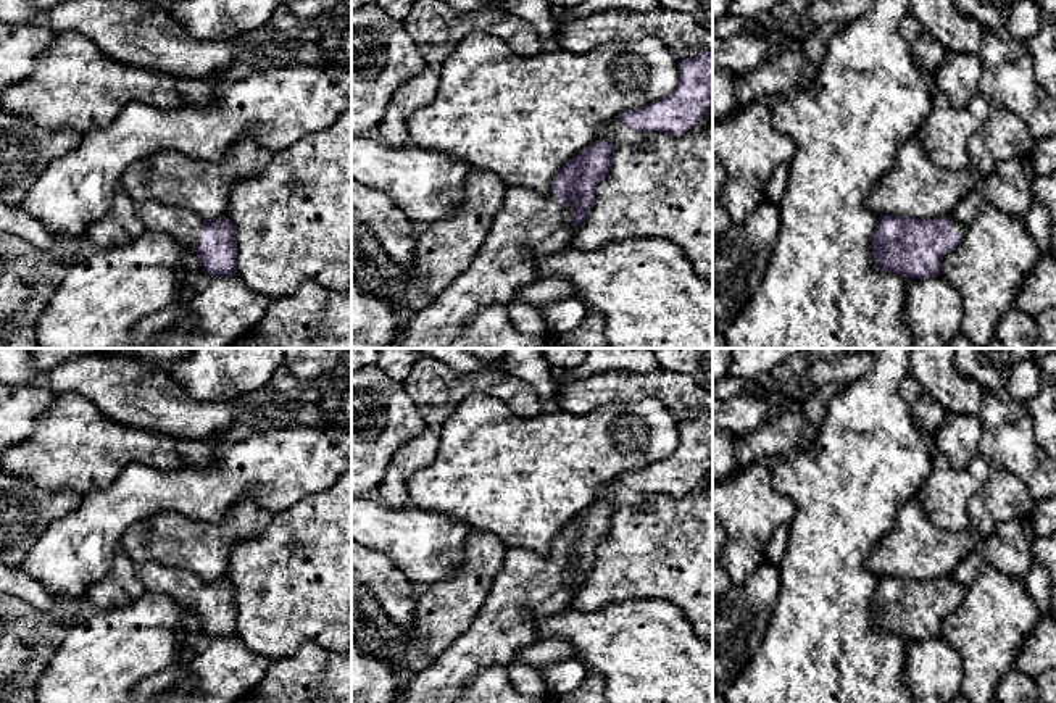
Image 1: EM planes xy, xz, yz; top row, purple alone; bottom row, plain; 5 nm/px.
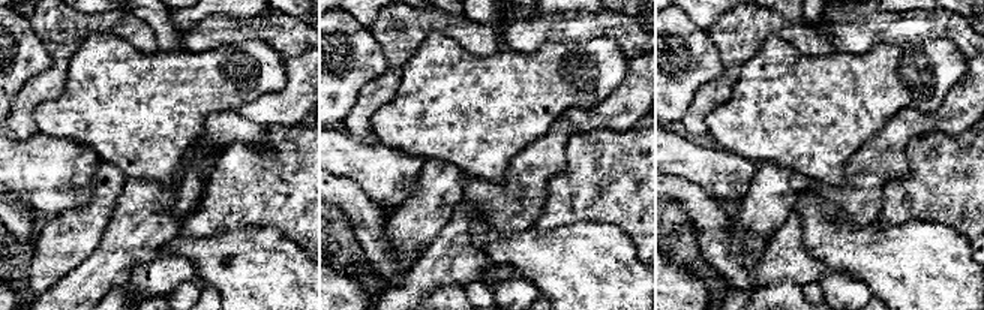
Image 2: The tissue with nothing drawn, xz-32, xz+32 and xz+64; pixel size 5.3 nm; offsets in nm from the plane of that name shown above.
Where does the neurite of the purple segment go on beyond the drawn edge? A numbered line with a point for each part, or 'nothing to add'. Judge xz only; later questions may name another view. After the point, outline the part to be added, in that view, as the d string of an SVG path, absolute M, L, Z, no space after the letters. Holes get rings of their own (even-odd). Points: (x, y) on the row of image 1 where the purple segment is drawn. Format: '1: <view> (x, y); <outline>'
1: xz (528, 226); M522 187L506 189L501 210L474 261L426 308L413 313L393 348L447 348L474 314L492 303L513 303L518 290L537 279L535 260L567 248L577 229L572 219L564 218L563 202L553 192L542 195Z

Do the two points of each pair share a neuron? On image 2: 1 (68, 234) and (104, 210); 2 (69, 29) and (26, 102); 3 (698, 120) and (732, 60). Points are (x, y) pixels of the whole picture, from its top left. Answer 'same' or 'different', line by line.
1: same
2: same
3: same

